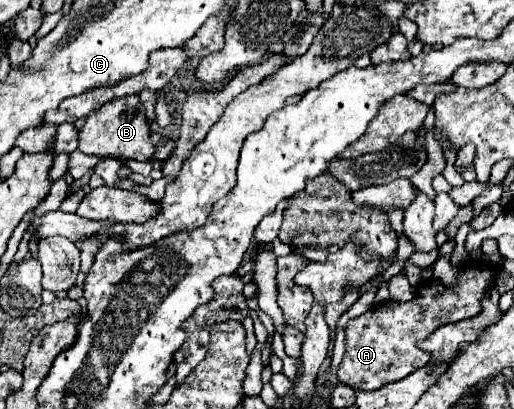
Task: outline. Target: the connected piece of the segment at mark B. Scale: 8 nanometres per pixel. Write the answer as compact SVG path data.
M138 96L116 98L104 104L100 110L92 112L80 130L78 148L84 154L94 154L94 156L120 156L128 160L150 160L154 154L154 148L150 144L150 126L144 118L144 108Z

